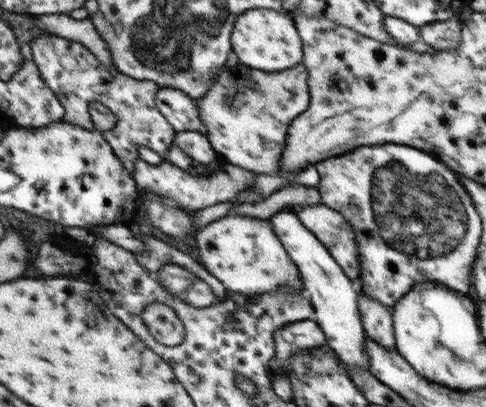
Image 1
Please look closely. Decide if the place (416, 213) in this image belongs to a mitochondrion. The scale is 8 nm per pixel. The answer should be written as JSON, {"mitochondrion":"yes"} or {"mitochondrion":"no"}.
{"mitochondrion":"yes"}

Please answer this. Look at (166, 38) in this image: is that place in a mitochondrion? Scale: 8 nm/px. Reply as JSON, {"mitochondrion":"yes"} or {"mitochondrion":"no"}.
{"mitochondrion":"yes"}

